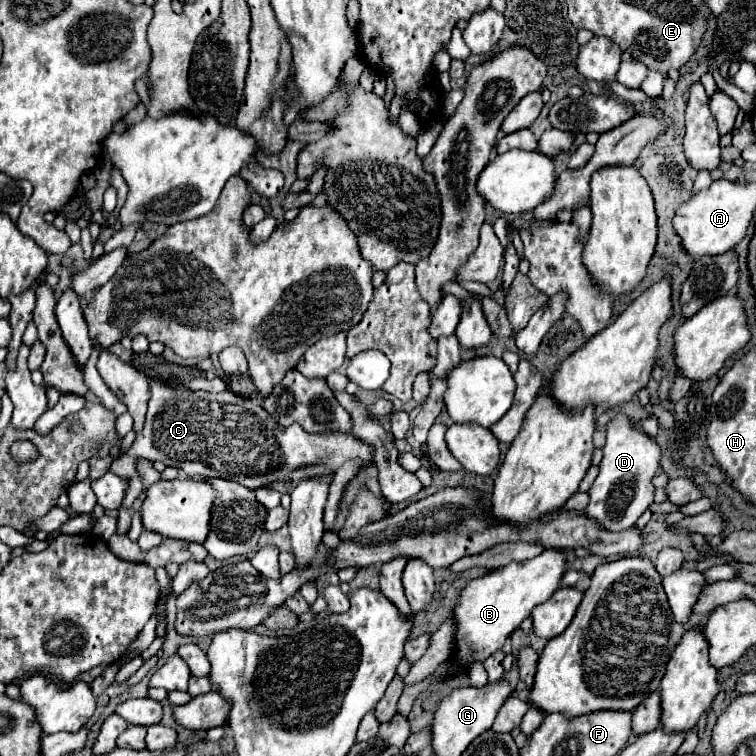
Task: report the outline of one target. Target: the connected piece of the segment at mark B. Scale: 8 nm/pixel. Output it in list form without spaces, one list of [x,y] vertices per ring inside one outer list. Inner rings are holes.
[[[544,550],[542,554],[538,554],[530,560],[510,562],[504,568],[492,570],[476,580],[470,580],[466,584],[466,588],[460,592],[460,598],[454,606],[454,622],[456,622],[458,630],[456,630],[456,648],[452,650],[452,660],[458,662],[458,666],[456,666],[458,674],[464,674],[472,660],[482,662],[492,652],[500,650],[504,646],[504,640],[522,624],[524,618],[528,618],[532,614],[532,608],[538,606],[540,602],[546,602],[560,588],[564,570],[566,570],[566,554],[562,550]]]

